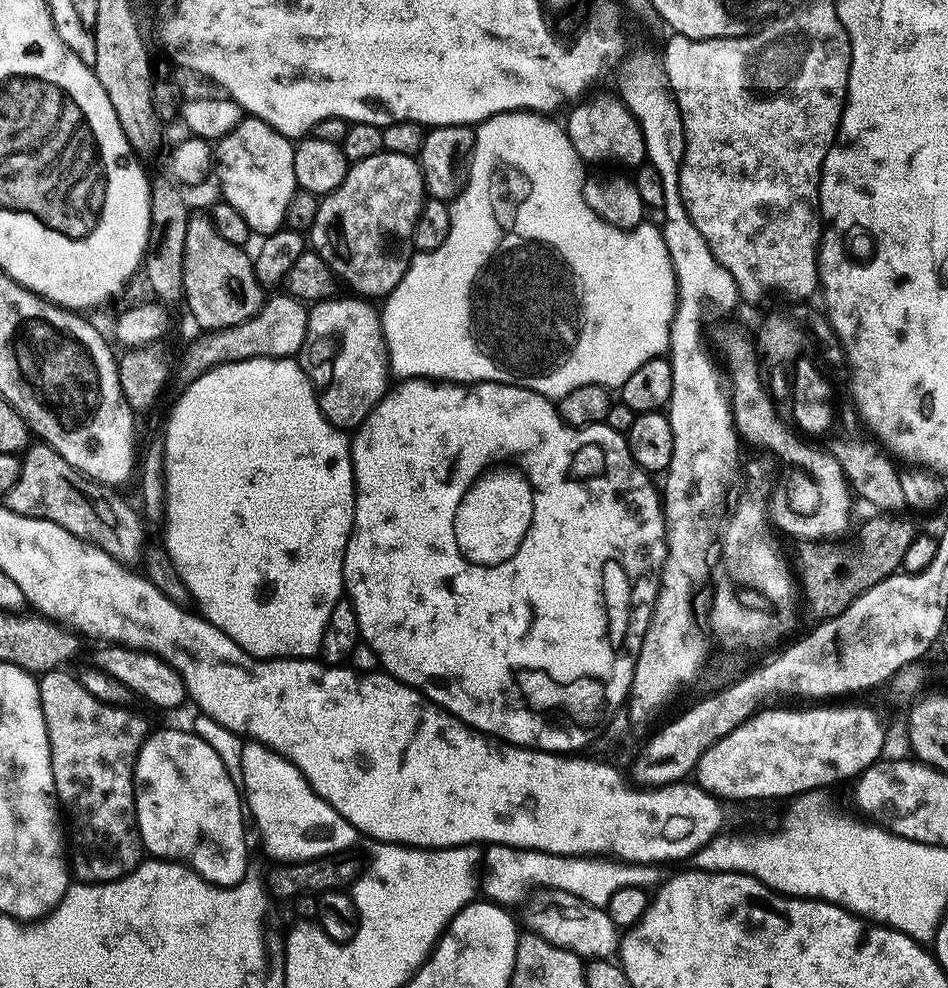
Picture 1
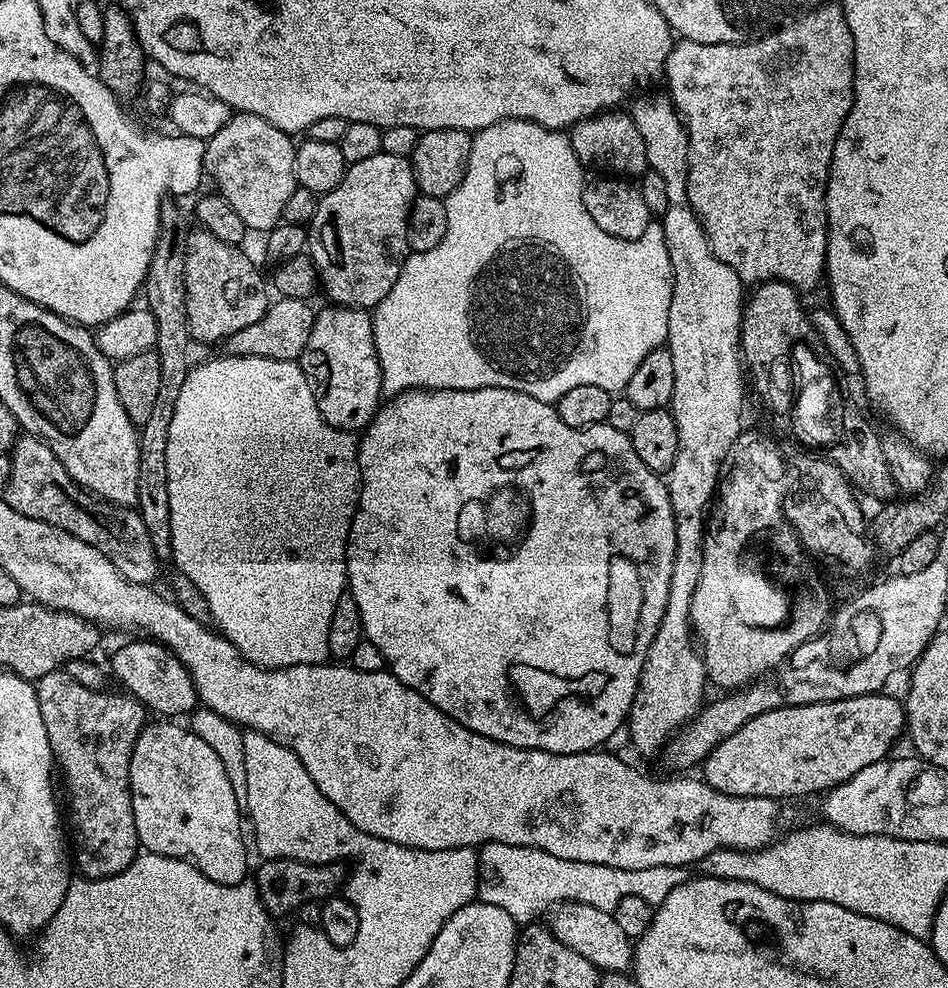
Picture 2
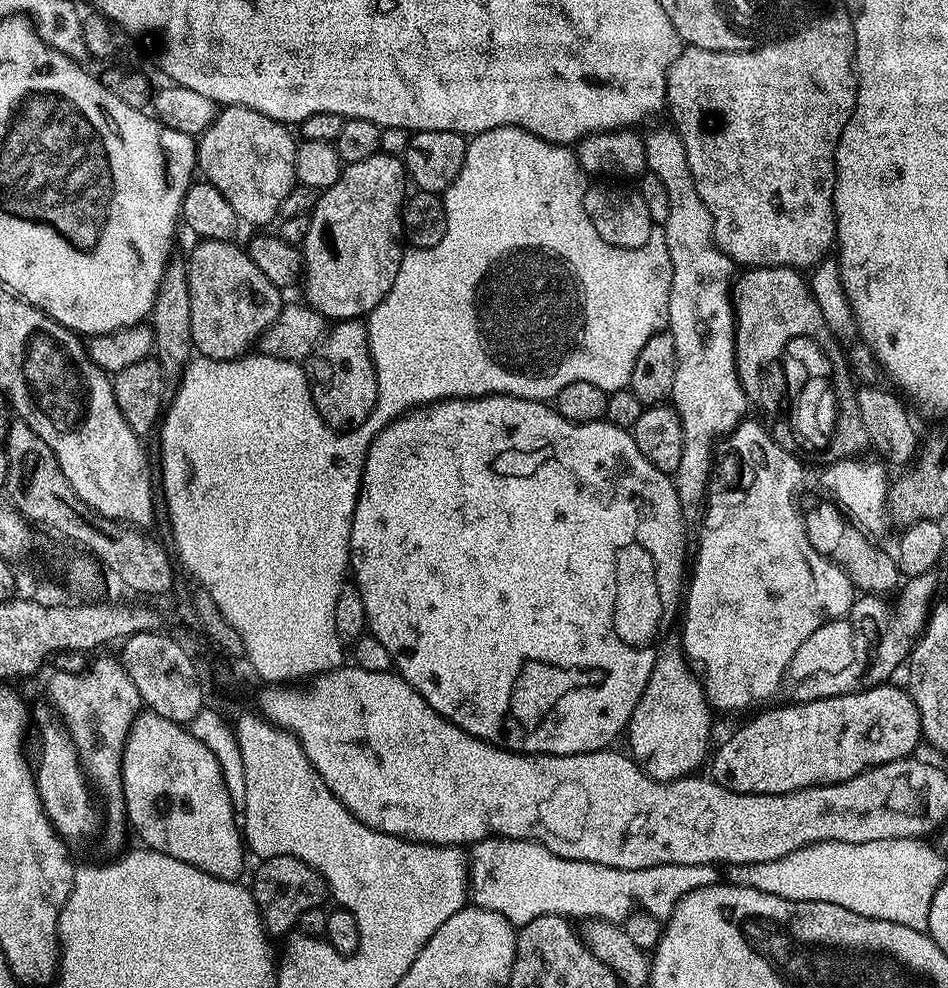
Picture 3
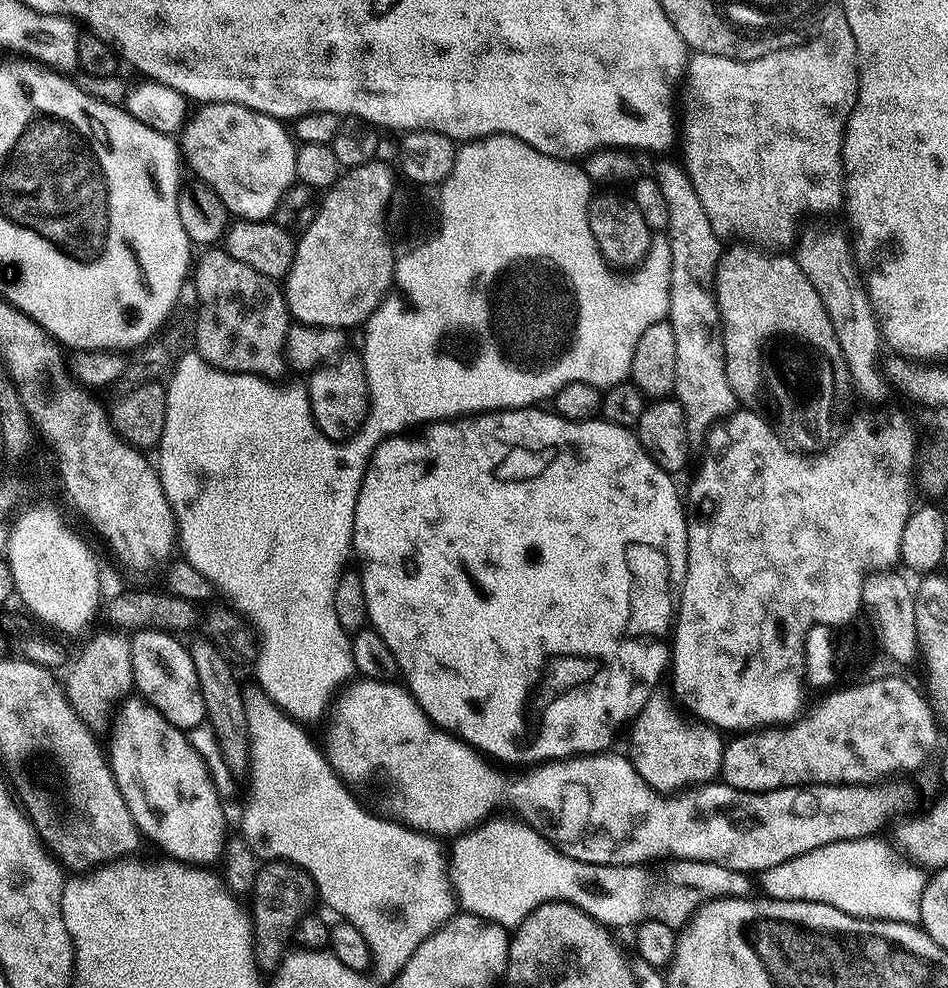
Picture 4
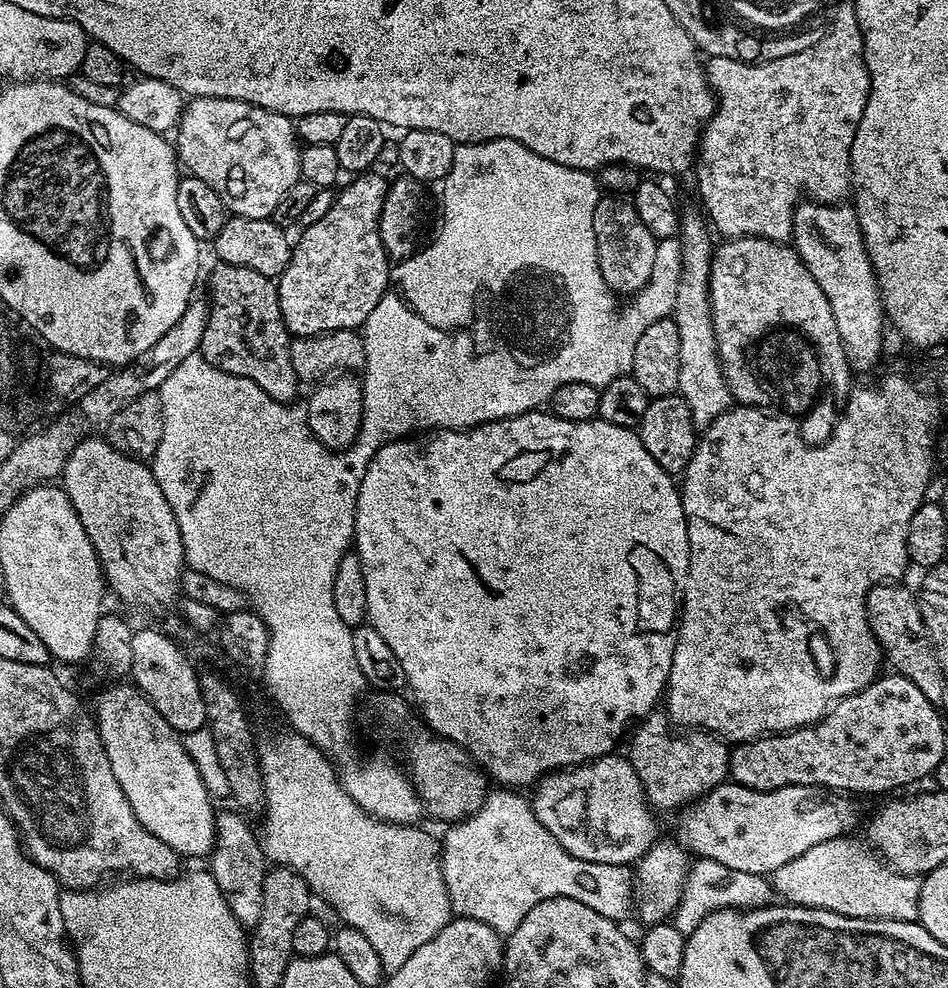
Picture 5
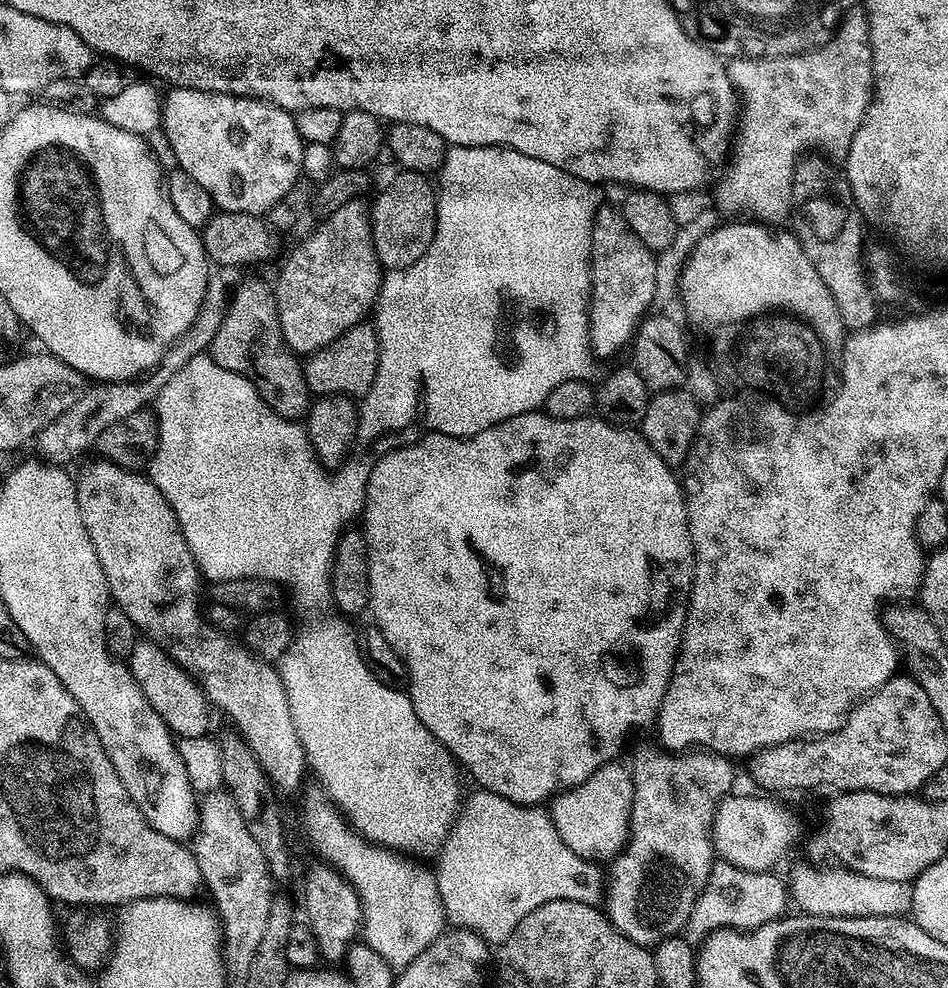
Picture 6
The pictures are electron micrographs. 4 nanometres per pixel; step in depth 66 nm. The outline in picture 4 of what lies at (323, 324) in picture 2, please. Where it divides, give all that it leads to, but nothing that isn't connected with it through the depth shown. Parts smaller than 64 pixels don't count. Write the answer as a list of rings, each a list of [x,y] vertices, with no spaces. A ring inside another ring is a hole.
[[[341,355],[315,369],[306,380],[314,422],[322,434],[326,434],[326,438],[341,442],[353,439],[368,416],[368,375],[364,373],[365,361],[355,360],[348,355]]]

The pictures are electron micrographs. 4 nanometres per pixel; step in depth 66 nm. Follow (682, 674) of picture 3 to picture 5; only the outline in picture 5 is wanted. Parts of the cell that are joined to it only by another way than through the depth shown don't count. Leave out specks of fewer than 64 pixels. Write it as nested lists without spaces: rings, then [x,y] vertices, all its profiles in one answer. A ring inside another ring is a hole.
[[[654,710],[635,725],[632,745],[626,751],[653,809],[683,809],[714,790],[729,779],[728,758],[730,748],[725,741],[712,734],[684,734],[679,736],[667,715]]]

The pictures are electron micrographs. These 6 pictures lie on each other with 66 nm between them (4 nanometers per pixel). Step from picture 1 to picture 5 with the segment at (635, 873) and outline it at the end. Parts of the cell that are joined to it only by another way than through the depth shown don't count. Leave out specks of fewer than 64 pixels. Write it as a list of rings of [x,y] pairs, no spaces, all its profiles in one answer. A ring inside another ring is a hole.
[[[512,790],[496,791],[485,796],[480,809],[468,819],[453,823],[449,827],[452,829],[442,836],[440,865],[453,913],[465,920],[486,922],[486,926],[496,932],[507,934],[516,929],[518,922],[522,922],[538,902],[546,902],[550,898],[574,898],[574,902],[582,902],[606,918],[623,921],[623,916],[634,904],[633,869],[623,864],[599,864],[574,858],[556,841],[554,834],[538,822],[529,801],[520,797],[523,795]],[[697,859],[691,865],[688,879],[680,894],[674,911],[674,925],[683,934],[694,931],[698,922],[702,922],[712,912],[720,908],[743,910],[754,908],[761,903],[760,896],[769,895],[770,884],[765,877],[746,874],[746,870],[730,870],[722,862]]]

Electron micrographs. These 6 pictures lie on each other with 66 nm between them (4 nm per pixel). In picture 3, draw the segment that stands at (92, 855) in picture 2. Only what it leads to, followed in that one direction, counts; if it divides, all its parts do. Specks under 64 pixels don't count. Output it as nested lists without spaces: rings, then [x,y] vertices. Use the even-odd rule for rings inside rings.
[[[99,656],[78,674],[53,671],[48,680],[47,703],[58,713],[60,723],[70,734],[80,755],[80,765],[88,775],[89,785],[102,801],[106,823],[99,837],[100,844],[108,852],[119,853],[125,847],[124,835],[130,832],[122,782],[124,747],[130,726],[142,711],[142,701],[138,686],[130,682],[130,674],[124,669],[123,663],[117,657],[115,660],[112,656]]]

